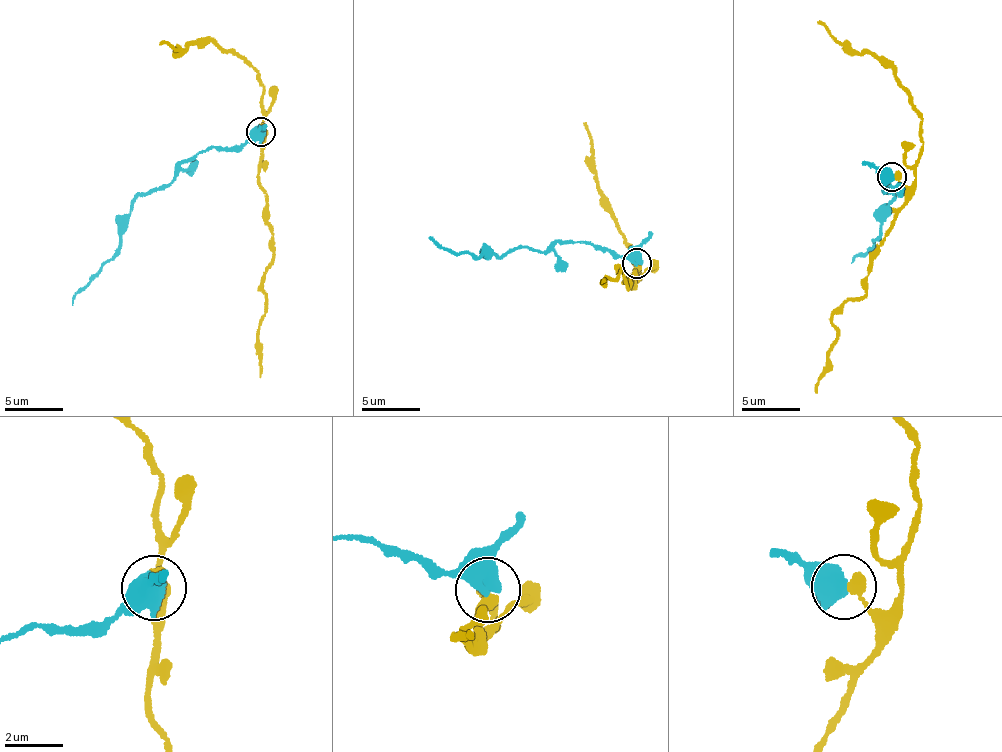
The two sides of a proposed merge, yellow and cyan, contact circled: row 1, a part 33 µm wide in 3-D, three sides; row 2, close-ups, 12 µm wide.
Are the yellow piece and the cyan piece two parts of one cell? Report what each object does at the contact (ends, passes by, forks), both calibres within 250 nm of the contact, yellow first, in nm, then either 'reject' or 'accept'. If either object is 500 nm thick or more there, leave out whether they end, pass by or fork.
380/750 nm | reject

